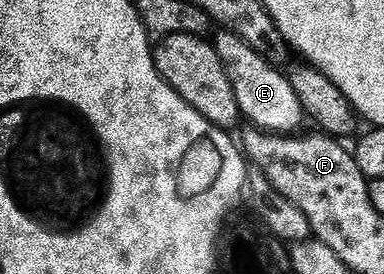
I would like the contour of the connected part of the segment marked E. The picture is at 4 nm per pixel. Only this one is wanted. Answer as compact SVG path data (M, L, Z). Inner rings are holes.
M224 30L212 37L213 49L219 54L223 66L227 70L227 78L231 78L231 86L235 90L235 98L241 107L241 115L252 127L263 128L267 132L293 134L303 121L303 113L299 106L299 98L295 98L295 90L291 86L288 75L280 67L268 64L243 38Z

